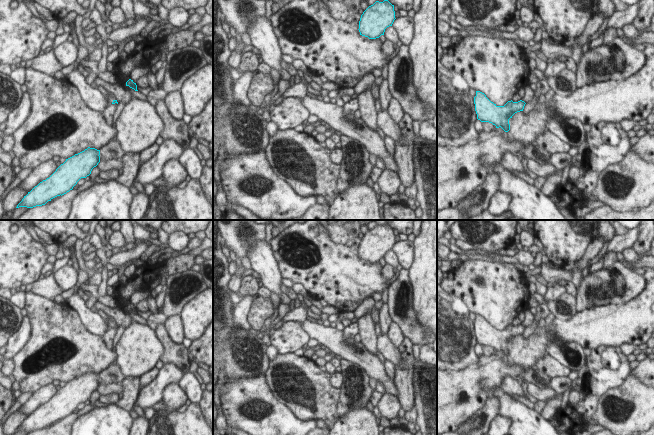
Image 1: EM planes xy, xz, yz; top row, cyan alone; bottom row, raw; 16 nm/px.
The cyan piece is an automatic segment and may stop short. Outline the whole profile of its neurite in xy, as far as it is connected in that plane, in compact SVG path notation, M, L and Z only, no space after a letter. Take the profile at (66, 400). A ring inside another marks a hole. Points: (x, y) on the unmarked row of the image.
M88 371L66 383L49 402L28 416L16 432L42 430L53 422L66 418L81 402L91 398L92 393L100 386L99 379L100 374Z

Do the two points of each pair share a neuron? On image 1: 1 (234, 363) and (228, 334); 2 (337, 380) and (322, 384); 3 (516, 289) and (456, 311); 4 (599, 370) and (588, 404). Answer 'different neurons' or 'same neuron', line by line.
1: same neuron
2: different neurons
3: different neurons
4: same neuron

